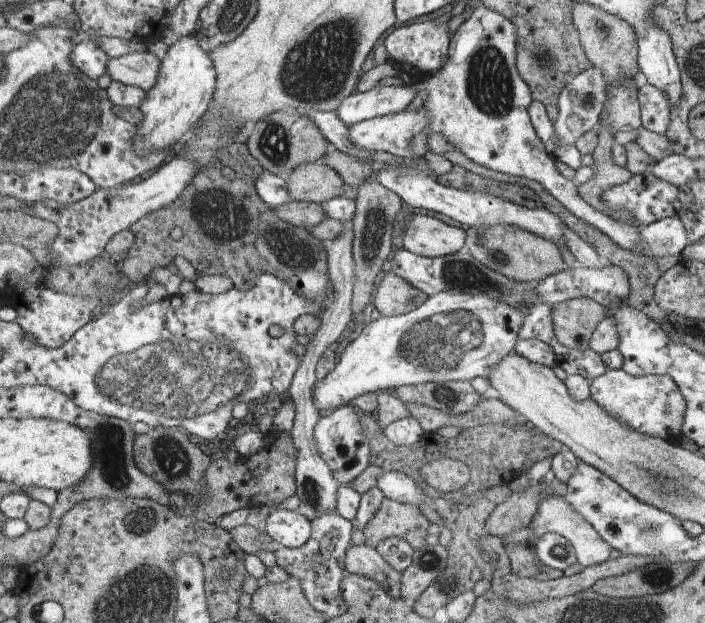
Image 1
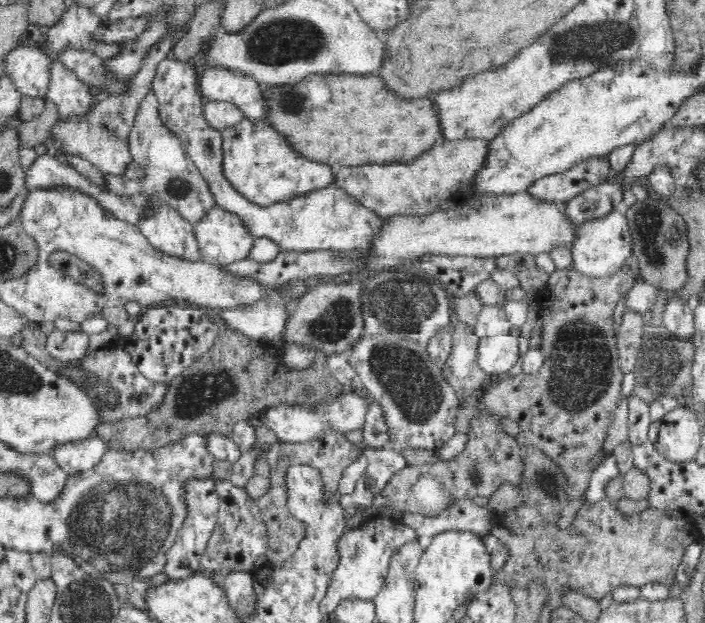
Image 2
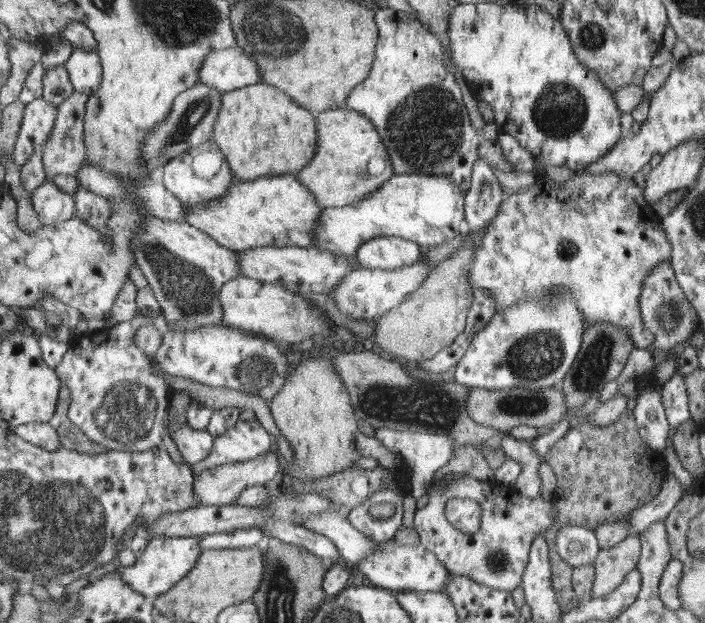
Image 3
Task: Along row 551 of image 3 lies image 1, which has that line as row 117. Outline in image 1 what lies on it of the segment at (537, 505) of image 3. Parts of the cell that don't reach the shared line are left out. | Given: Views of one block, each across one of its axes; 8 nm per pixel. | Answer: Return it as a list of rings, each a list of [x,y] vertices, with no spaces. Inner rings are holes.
[[[485,3],[480,4],[477,9],[473,9],[472,15],[461,24],[452,37],[449,60],[444,68],[434,72],[426,83],[422,81],[415,83],[417,93],[425,96],[423,105],[431,112],[429,131],[443,134],[449,142],[453,142],[457,146],[460,152],[485,168],[539,182],[577,218],[595,226],[599,234],[611,238],[624,249],[633,250],[635,248],[638,251],[634,252],[643,252],[643,248],[639,246],[639,240],[642,237],[638,226],[617,222],[612,216],[593,208],[577,192],[576,182],[565,178],[564,174],[557,170],[557,160],[547,152],[529,114],[529,107],[534,98],[528,82],[525,82],[520,75],[517,66],[517,44],[519,44],[519,32],[513,21],[504,18],[498,11],[493,10]]]

